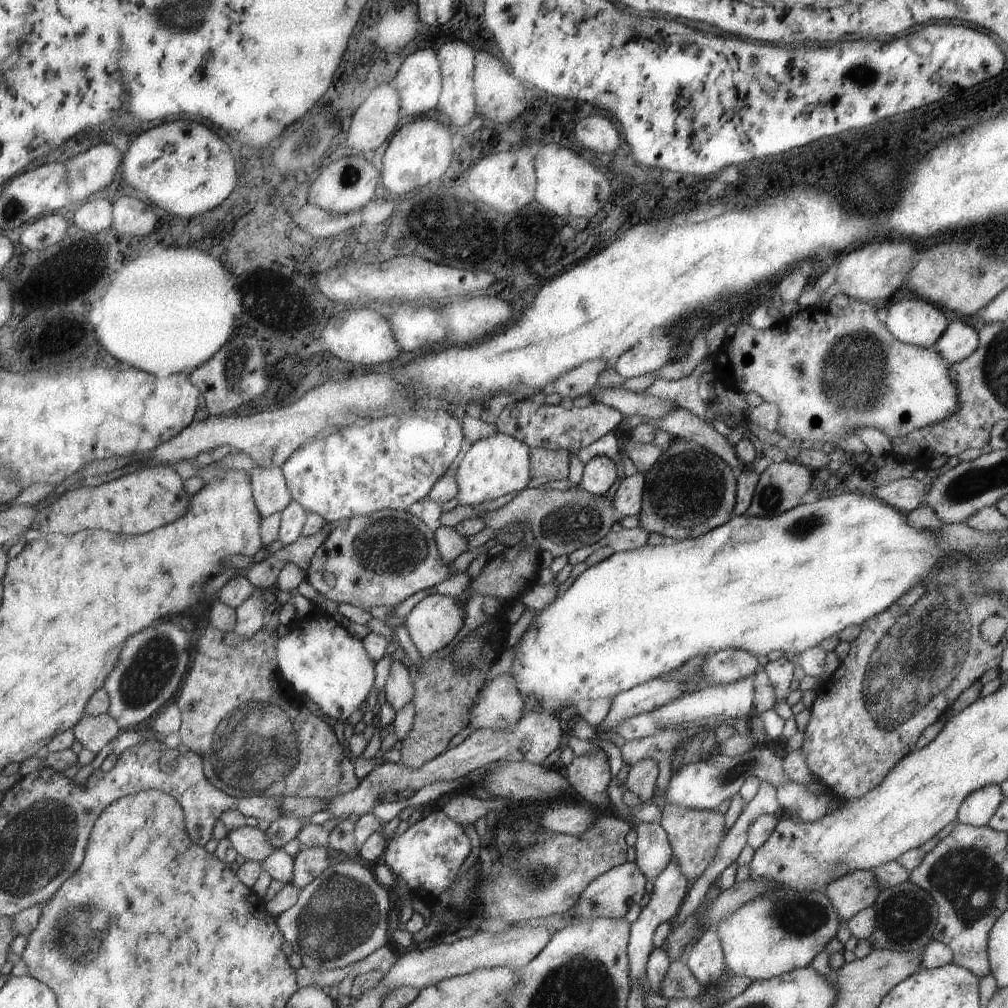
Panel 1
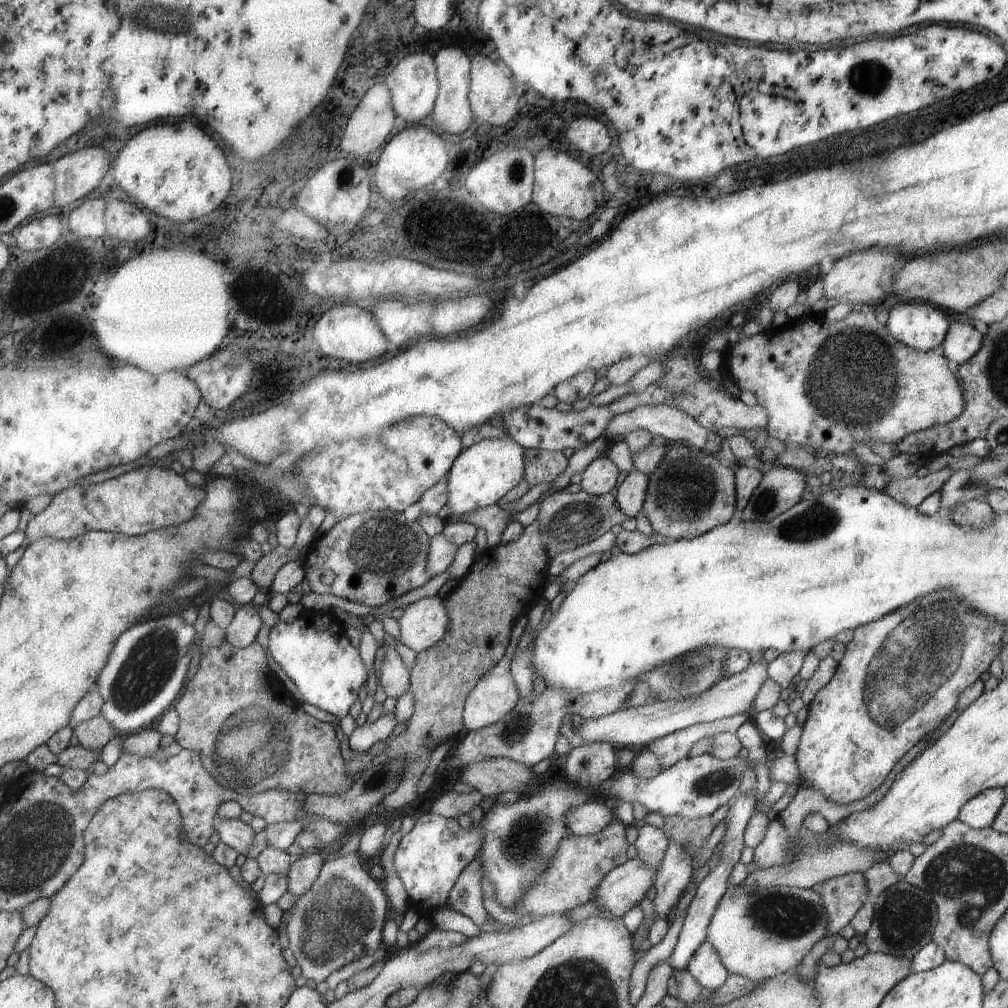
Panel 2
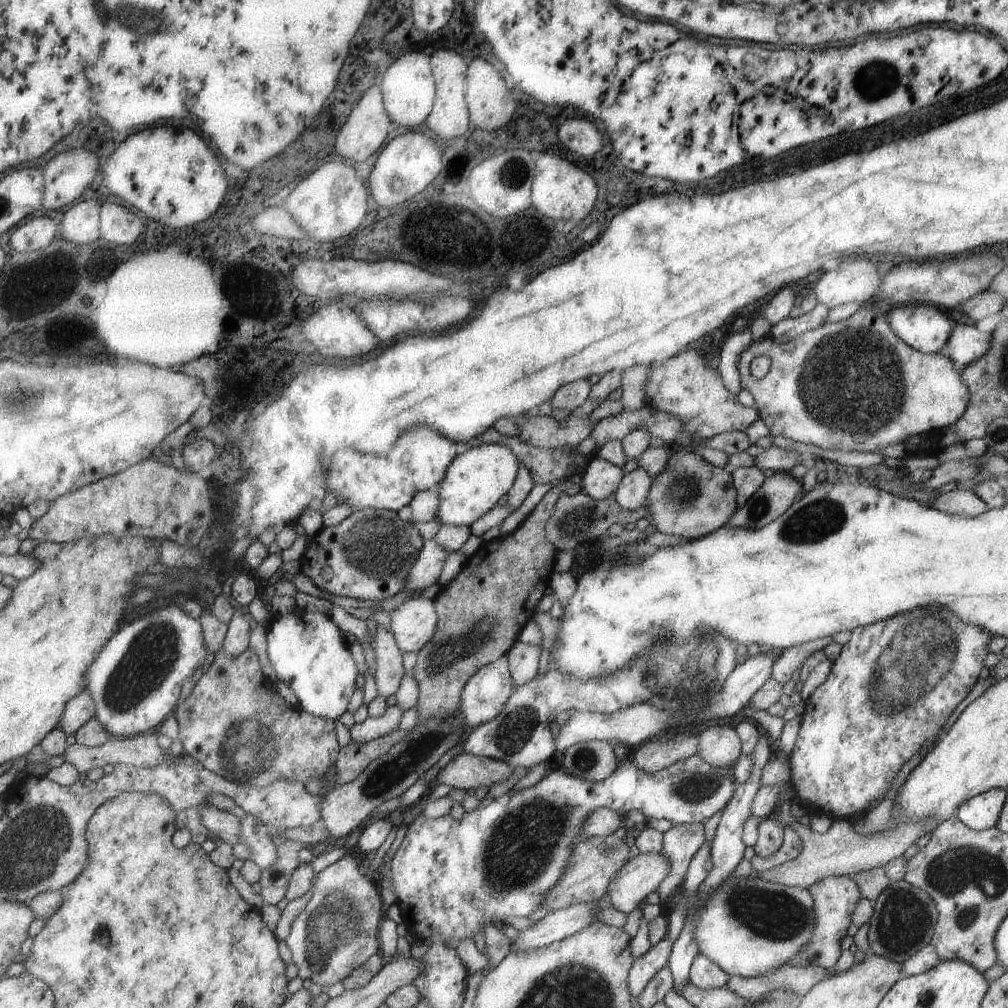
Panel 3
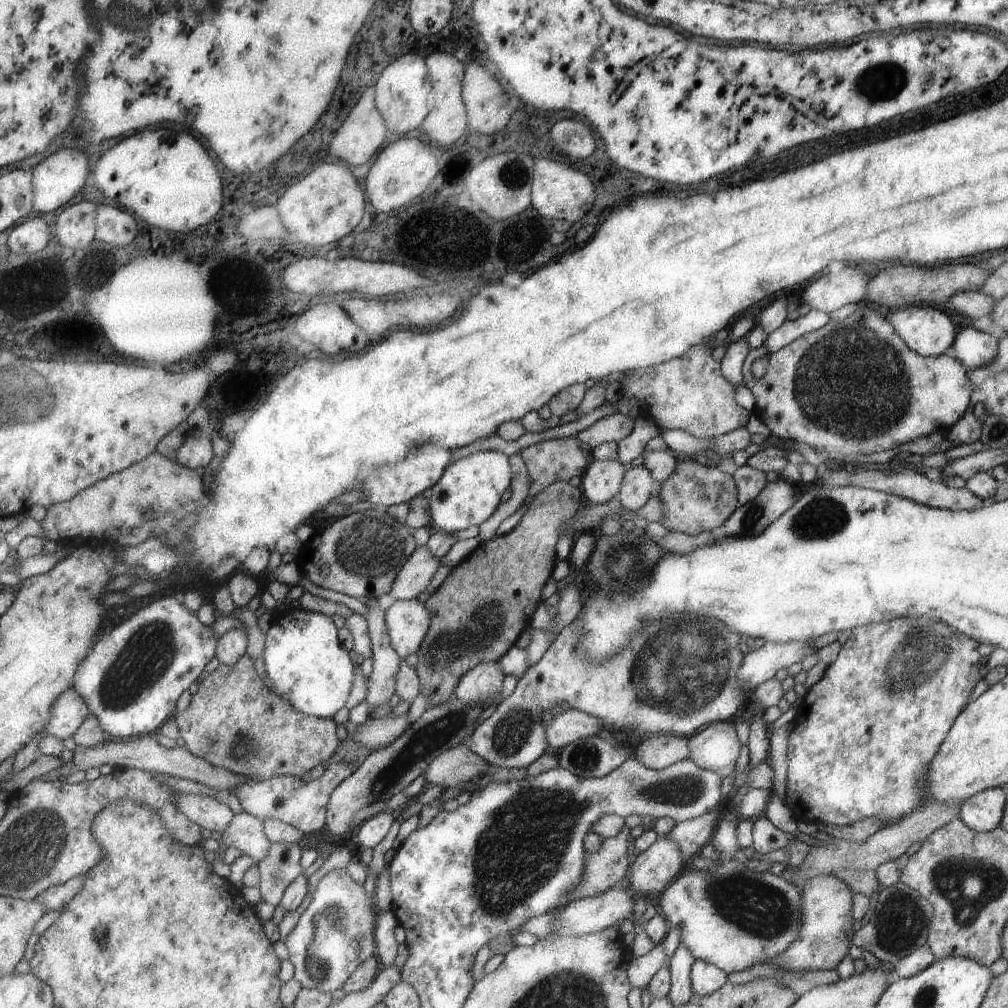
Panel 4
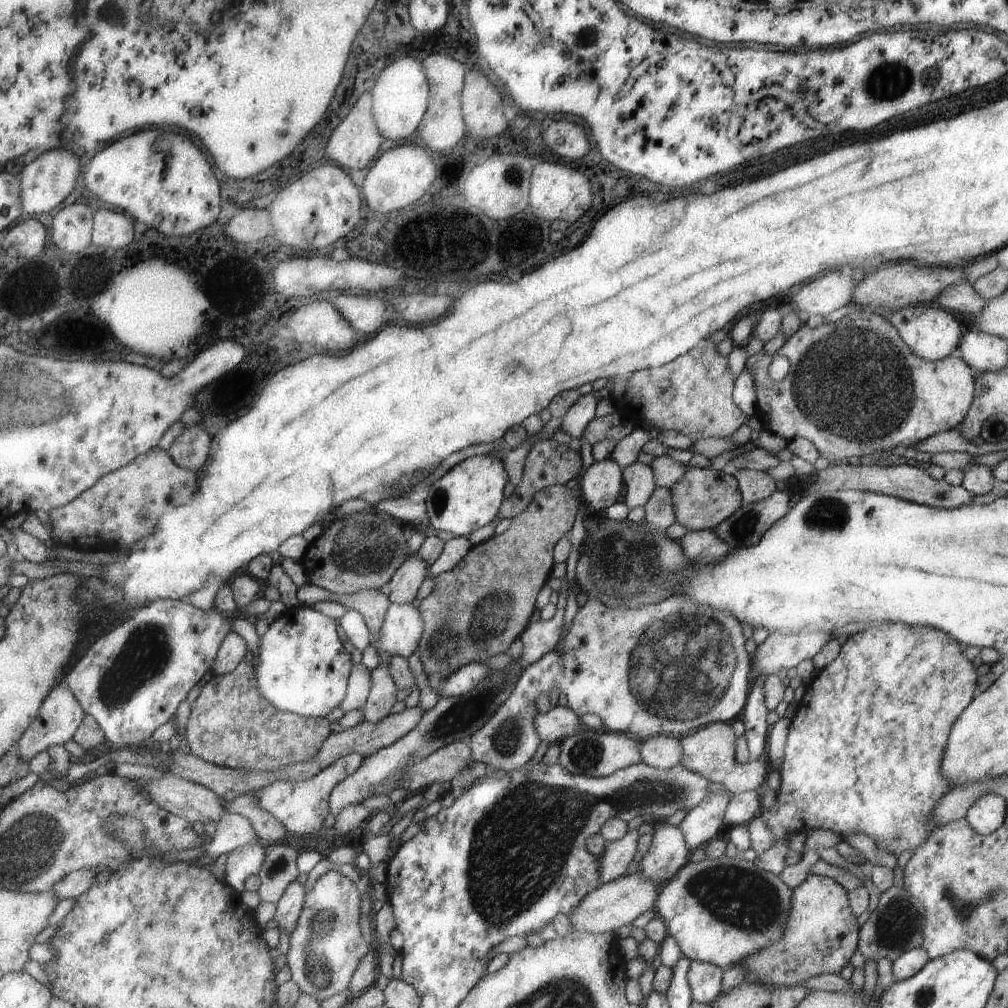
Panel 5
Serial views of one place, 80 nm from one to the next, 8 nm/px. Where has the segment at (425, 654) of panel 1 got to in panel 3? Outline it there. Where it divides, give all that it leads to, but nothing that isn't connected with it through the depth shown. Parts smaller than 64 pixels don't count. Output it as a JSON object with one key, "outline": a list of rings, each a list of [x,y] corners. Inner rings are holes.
{"outline":[[[411,598],[394,607],[388,612],[390,619],[389,631],[401,654],[418,652],[437,628],[437,614],[433,601],[427,598]]]}

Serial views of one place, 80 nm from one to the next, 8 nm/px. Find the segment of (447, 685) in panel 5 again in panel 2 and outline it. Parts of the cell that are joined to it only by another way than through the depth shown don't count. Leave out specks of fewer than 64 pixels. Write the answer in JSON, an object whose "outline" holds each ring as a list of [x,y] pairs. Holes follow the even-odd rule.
{"outline":[[[519,618],[515,622],[511,630],[511,638],[505,649],[505,654],[501,656],[501,660],[499,660],[491,670],[487,670],[487,672],[475,682],[475,686],[469,690],[462,711],[462,726],[465,727],[465,730],[473,731],[484,728],[489,724],[494,724],[497,720],[501,720],[501,718],[517,704],[517,698],[519,698],[520,695],[513,683],[509,666],[515,654],[518,639],[523,633],[523,624],[524,618]]]}

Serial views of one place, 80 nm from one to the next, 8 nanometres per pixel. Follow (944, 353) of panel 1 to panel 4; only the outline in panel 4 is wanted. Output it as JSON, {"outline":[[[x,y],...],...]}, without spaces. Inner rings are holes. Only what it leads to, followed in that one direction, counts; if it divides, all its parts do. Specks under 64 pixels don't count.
{"outline":[[[959,328],[951,344],[954,360],[961,362],[967,371],[989,364],[997,354],[998,339],[978,332],[975,328]]]}

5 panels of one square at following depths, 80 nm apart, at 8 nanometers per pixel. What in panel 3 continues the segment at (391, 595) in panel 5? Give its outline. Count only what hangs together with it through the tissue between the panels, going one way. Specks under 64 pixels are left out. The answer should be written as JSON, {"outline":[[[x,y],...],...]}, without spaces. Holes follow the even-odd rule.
{"outline":[[[432,539],[424,540],[413,566],[409,568],[409,574],[405,578],[405,586],[401,588],[401,592],[421,591],[434,584],[447,555],[447,552],[441,546],[437,546]]]}

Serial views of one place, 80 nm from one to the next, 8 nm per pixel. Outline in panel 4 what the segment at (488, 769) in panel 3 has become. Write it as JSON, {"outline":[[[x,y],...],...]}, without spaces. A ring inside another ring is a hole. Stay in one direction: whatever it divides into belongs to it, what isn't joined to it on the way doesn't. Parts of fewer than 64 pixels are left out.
{"outline":[[[457,744],[437,754],[419,776],[424,777],[427,787],[437,785],[447,788],[451,793],[457,784],[465,784],[479,774],[485,776],[487,768],[489,764],[471,752],[466,744]]]}

